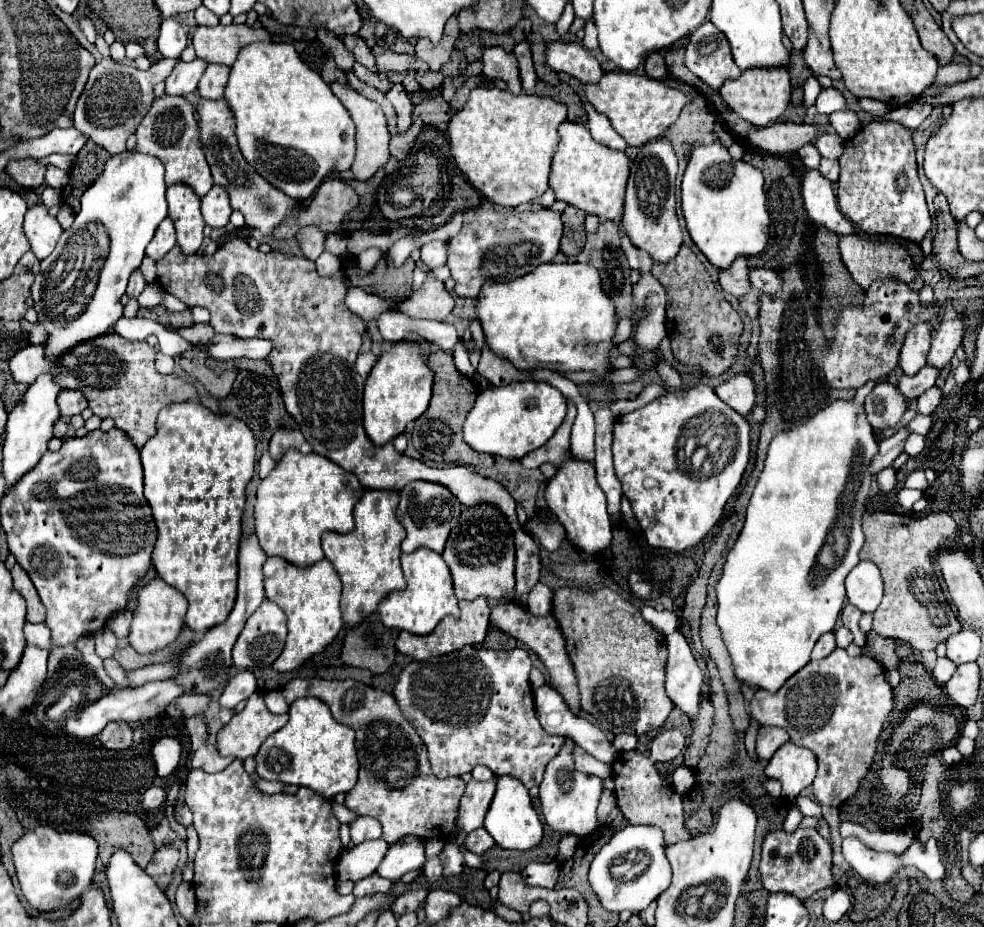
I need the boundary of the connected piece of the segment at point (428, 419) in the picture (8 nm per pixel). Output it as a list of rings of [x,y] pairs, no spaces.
[[[444,350],[432,352],[428,356],[428,368],[434,372],[434,392],[432,392],[428,410],[414,422],[414,432],[412,432],[414,448],[426,460],[432,460],[432,462],[462,464],[462,466],[472,466],[472,468],[480,468],[480,466],[492,468],[494,458],[490,454],[480,454],[462,440],[462,424],[470,408],[474,406],[474,400],[478,396],[478,386],[474,384],[472,378],[456,370],[450,352],[444,352]]]

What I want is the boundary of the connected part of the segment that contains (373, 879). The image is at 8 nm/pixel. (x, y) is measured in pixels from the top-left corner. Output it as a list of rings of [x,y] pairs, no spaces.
[[[368,876],[368,878],[362,878],[354,884],[354,896],[356,898],[364,898],[364,896],[372,896],[372,894],[384,894],[388,892],[388,888],[392,886],[390,880],[384,880],[380,876]]]

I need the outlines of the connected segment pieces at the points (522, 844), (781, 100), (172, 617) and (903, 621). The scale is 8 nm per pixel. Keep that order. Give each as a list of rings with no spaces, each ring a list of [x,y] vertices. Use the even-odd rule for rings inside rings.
[[[512,776],[498,778],[494,800],[484,818],[484,828],[488,830],[488,834],[494,838],[494,842],[498,846],[512,848],[512,850],[530,850],[530,848],[538,846],[542,840],[542,832],[544,832],[542,822],[532,806],[528,788],[524,788],[520,784],[520,780],[516,780]]]
[[[752,68],[752,70],[742,72],[736,80],[726,80],[718,92],[730,110],[734,110],[746,122],[750,122],[758,128],[764,128],[770,122],[774,122],[788,108],[792,84],[790,84],[790,74],[784,68],[772,68],[772,70],[770,68]]]
[[[152,578],[148,584],[144,584],[138,590],[138,596],[136,596],[134,618],[132,618],[130,634],[128,634],[130,646],[140,654],[148,654],[148,652],[160,650],[160,648],[168,646],[170,642],[174,642],[184,626],[182,618],[184,618],[186,608],[188,608],[188,602],[176,588],[172,588],[170,584],[166,584],[160,578]]]
[[[864,512],[862,530],[866,542],[860,550],[860,560],[874,562],[884,578],[884,598],[874,612],[872,630],[880,636],[906,642],[920,652],[934,650],[948,636],[960,632],[962,624],[946,602],[932,566],[932,556],[938,548],[954,542],[956,522],[944,512],[922,518],[892,512]]]

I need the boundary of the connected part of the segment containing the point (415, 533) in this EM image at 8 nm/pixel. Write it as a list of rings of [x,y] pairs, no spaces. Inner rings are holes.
[[[410,482],[400,492],[400,504],[398,504],[398,520],[406,528],[406,538],[402,542],[402,552],[414,552],[418,548],[430,548],[434,552],[442,552],[448,532],[456,526],[456,520],[460,520],[462,504],[448,492],[448,488],[432,482]],[[412,506],[412,510],[410,510]]]

